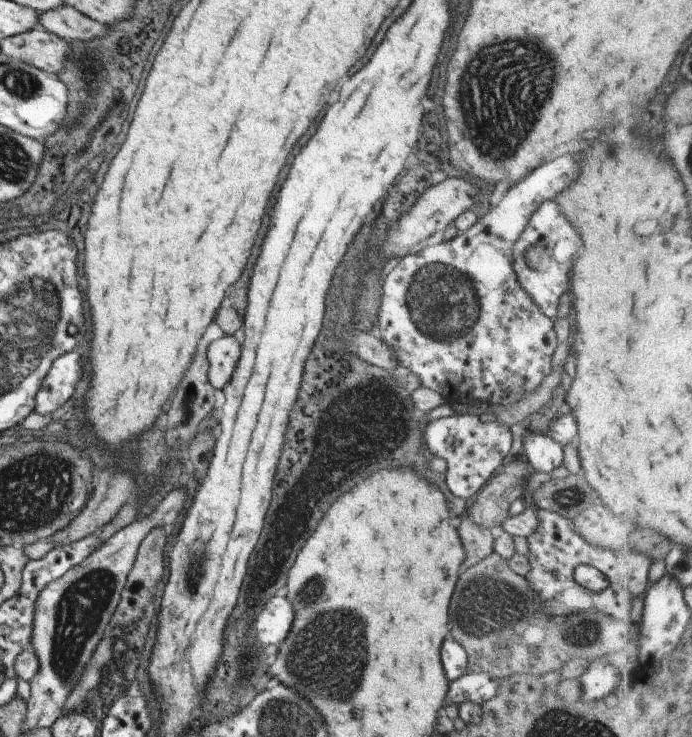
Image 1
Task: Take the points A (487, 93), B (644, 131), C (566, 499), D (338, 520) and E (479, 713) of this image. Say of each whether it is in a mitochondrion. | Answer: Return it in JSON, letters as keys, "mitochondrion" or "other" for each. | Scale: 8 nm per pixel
{"A":"mitochondrion","B":"other","C":"mitochondrion","D":"other","E":"other"}

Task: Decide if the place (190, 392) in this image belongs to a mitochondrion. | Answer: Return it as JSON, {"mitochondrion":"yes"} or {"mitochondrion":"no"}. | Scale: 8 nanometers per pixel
{"mitochondrion":"no"}

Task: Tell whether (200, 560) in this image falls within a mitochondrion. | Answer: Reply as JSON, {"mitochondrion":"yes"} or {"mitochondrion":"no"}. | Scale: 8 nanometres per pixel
{"mitochondrion":"yes"}

